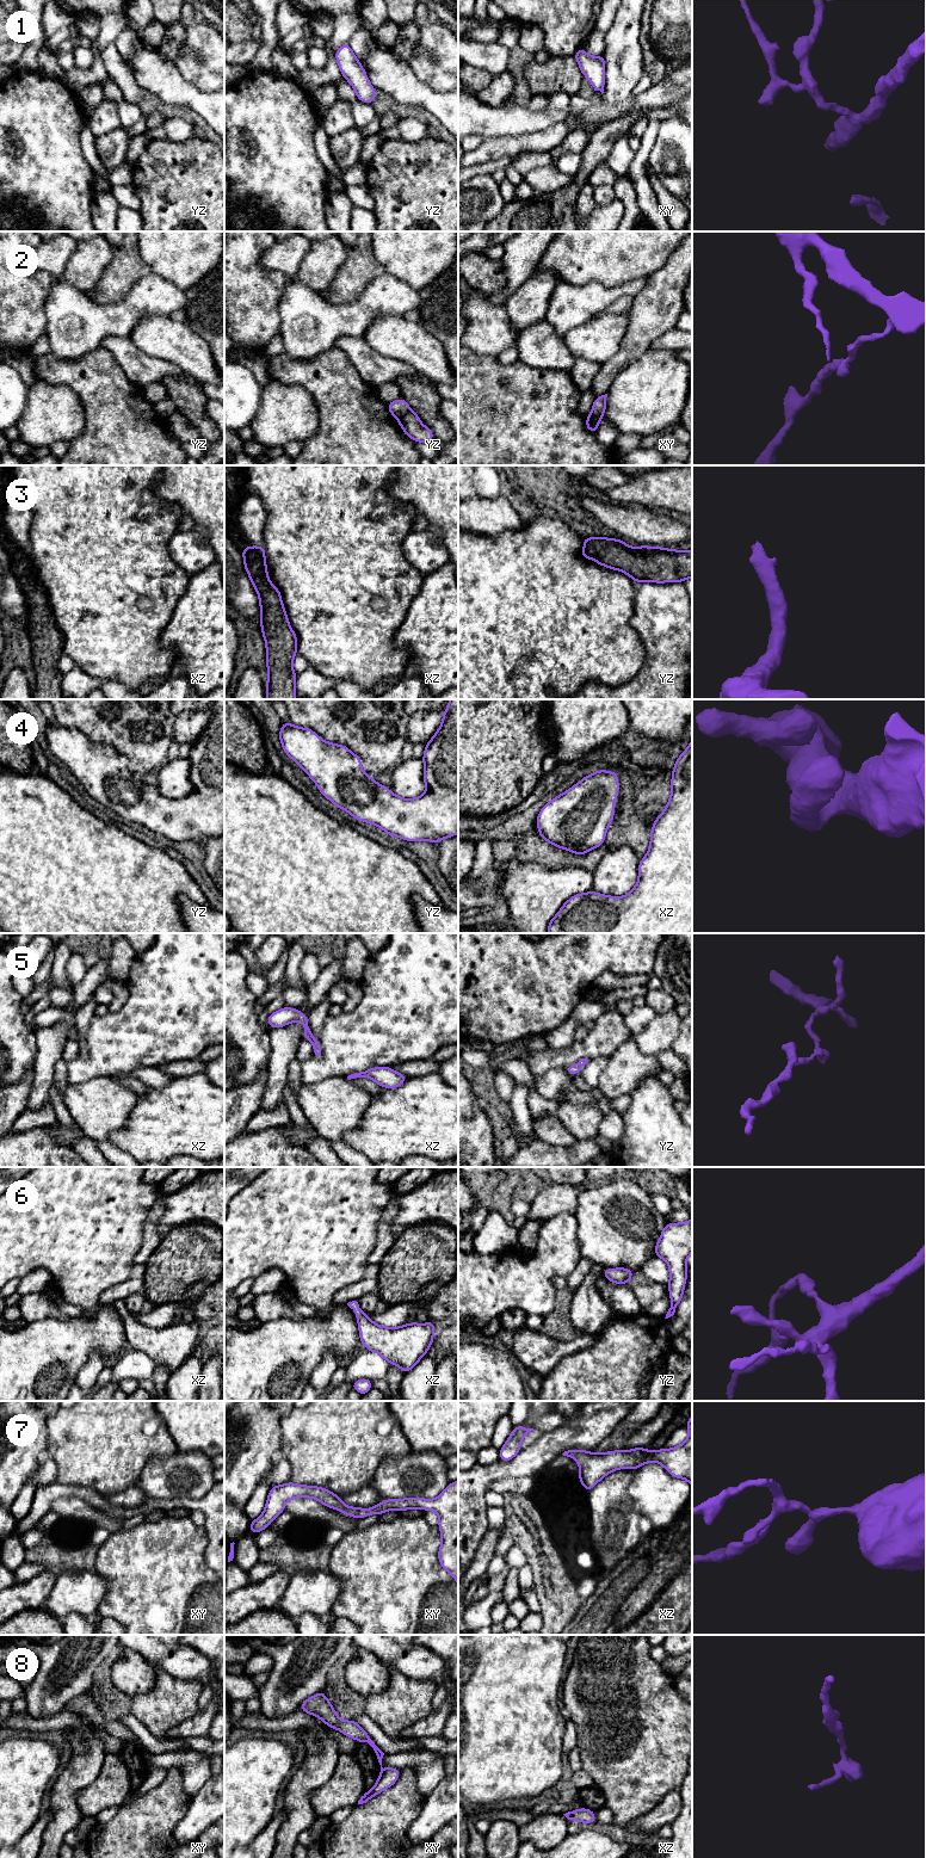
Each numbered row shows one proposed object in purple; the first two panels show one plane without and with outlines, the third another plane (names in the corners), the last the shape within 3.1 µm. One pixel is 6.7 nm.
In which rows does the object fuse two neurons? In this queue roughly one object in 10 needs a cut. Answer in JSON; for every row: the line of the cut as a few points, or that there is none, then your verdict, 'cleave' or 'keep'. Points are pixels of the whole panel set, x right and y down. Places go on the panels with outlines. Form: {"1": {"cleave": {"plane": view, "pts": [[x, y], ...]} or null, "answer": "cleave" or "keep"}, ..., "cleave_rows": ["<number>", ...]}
{"1": {"cleave": null, "answer": "keep"}, "2": {"cleave": {"plane": "yz", "pts": [[409, 408], [399, 420]]}, "answer": "cleave"}, "3": {"cleave": null, "answer": "keep"}, "4": {"cleave": null, "answer": "keep"}, "5": {"cleave": null, "answer": "keep"}, "6": {"cleave": null, "answer": "keep"}, "7": {"cleave": null, "answer": "keep"}, "8": {"cleave": null, "answer": "keep"}, "cleave_rows": ["2"]}

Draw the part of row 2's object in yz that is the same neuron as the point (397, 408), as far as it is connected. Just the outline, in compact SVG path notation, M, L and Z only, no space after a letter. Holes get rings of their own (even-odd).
M400 399L387 403L390 414L400 420L410 408L406 399Z

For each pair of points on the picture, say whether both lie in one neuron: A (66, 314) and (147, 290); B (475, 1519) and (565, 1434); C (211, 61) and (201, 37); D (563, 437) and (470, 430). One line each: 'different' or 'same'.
A: same
B: same
C: same
D: same

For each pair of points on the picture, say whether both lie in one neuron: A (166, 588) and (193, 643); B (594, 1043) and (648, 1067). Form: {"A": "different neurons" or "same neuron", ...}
{"A": "different neurons", "B": "different neurons"}

